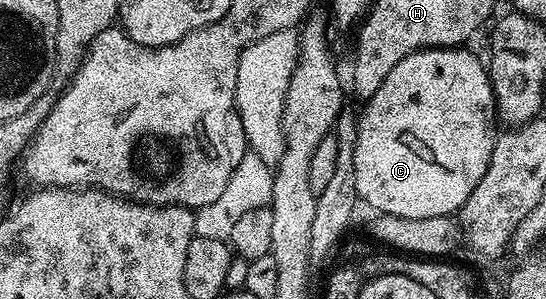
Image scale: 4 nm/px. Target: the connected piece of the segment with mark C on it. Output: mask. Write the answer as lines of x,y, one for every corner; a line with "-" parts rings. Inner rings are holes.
456,47
453,49
419,49
410,53
377,87
372,97
366,98
363,114
358,114
357,141
353,151
353,171
357,179
355,188
358,200
375,208
376,214
388,213
389,215
401,215
401,219
433,219
434,217
451,217
462,209
465,199
473,195
473,187
481,183
481,175
485,175
485,167
489,167
489,159
493,155
495,138
497,136
497,116
495,110
494,91
488,77
488,66
475,53
470,53
470,48

